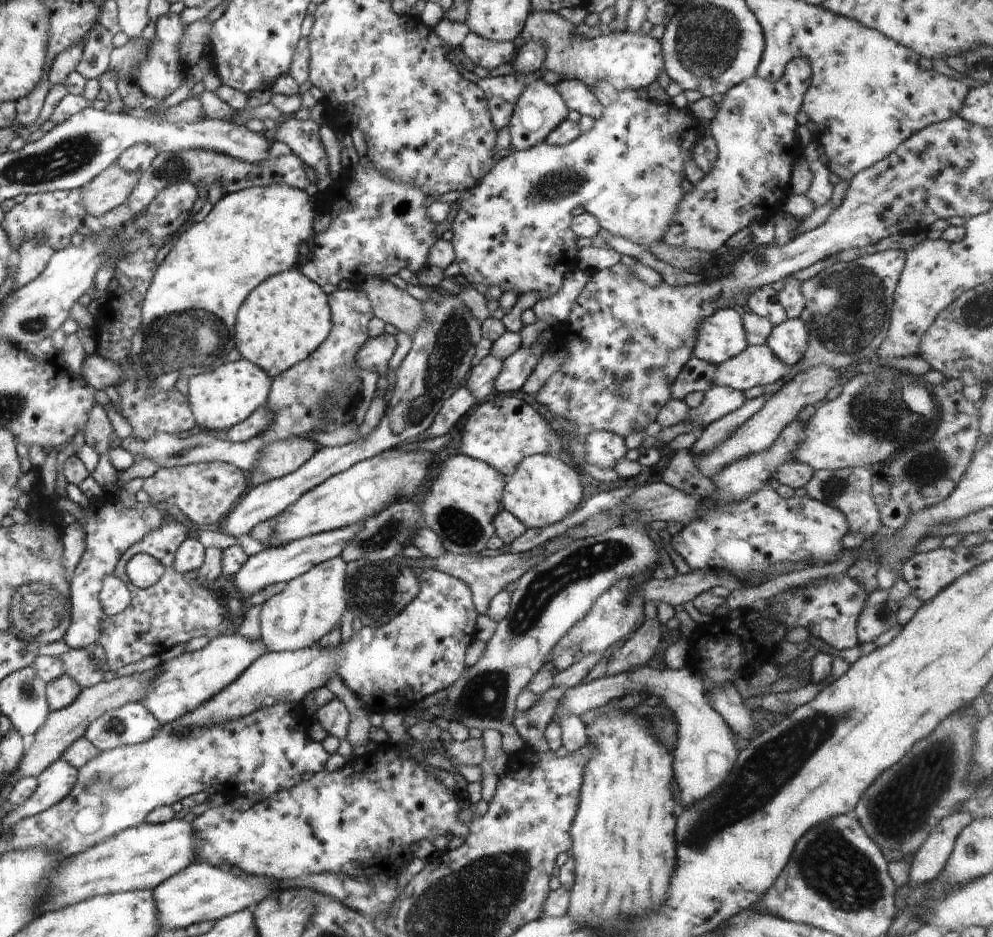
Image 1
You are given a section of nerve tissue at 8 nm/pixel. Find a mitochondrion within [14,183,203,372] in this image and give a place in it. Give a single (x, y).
(38, 323)

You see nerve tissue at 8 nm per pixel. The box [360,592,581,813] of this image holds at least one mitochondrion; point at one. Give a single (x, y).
(484, 696)

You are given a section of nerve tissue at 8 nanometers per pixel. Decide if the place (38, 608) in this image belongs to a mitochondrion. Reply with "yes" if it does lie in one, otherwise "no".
yes

